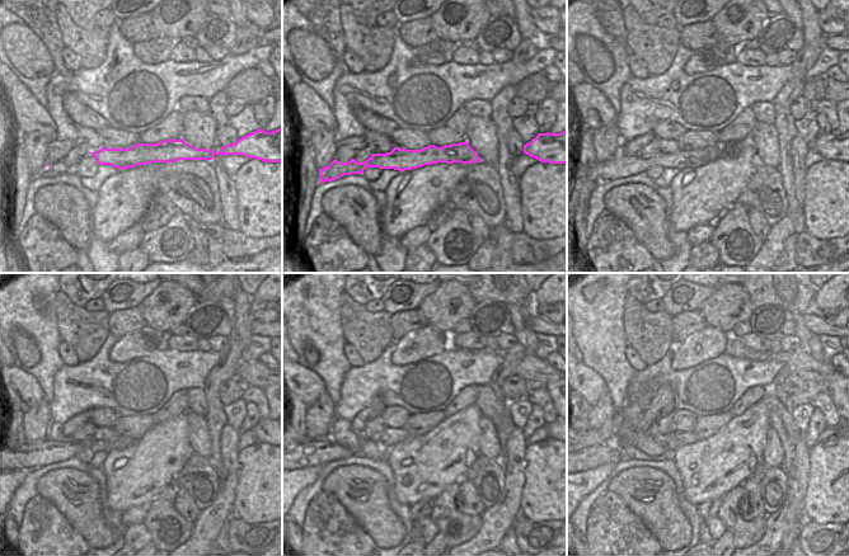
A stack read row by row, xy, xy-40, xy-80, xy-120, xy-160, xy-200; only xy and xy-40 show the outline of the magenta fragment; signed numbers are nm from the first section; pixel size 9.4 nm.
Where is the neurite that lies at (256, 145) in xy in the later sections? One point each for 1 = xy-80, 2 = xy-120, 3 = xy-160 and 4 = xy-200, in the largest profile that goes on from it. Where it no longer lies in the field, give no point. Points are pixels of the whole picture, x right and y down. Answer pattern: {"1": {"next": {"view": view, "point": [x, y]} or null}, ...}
{"1": {"next": {"view": "xy-80", "point": [619, 166]}}, "2": {"next": {"view": "xy-120", "point": [31, 455]}}, "3": {"next": {"view": "xy-160", "point": [319, 451]}}, "4": {"next": {"view": "xy-200", "point": [592, 457]}}}

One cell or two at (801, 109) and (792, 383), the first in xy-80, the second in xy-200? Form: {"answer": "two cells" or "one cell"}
{"answer": "one cell"}

